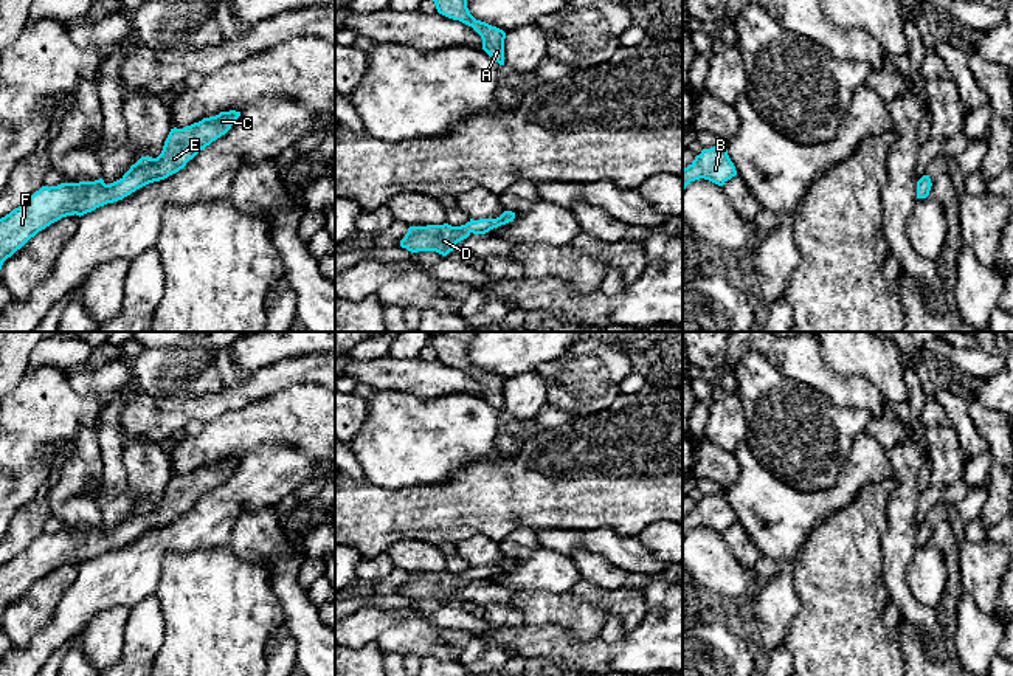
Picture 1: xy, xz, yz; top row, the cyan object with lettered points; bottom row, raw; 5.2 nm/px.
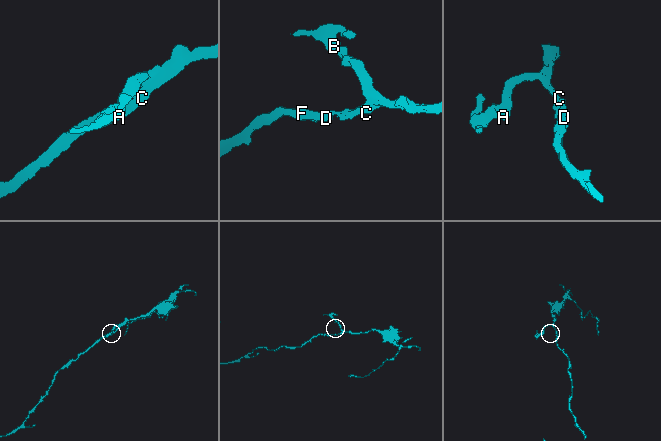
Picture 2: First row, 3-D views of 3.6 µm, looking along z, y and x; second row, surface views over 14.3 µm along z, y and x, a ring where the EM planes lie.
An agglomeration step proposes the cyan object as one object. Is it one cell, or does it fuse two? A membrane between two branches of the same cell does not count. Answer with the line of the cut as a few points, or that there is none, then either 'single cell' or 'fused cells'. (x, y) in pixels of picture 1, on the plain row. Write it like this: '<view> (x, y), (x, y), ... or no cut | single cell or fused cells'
no cut | single cell

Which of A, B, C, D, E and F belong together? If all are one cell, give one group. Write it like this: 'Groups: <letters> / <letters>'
Groups: A B C D E F

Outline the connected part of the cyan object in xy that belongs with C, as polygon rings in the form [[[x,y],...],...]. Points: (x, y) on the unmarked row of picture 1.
[[[220,459],[183,476],[171,476],[157,505],[141,504],[116,529],[61,530],[42,533],[25,550],[0,566],[0,617],[3,609],[31,585],[67,563],[84,563],[99,554],[123,547],[137,536],[178,519],[202,496],[225,482],[240,459]]]

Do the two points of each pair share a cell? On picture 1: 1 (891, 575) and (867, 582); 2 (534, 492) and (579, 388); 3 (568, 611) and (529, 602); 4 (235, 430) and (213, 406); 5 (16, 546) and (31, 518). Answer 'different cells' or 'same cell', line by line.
1: different cells
2: different cells
3: same cell
4: different cells
5: same cell

